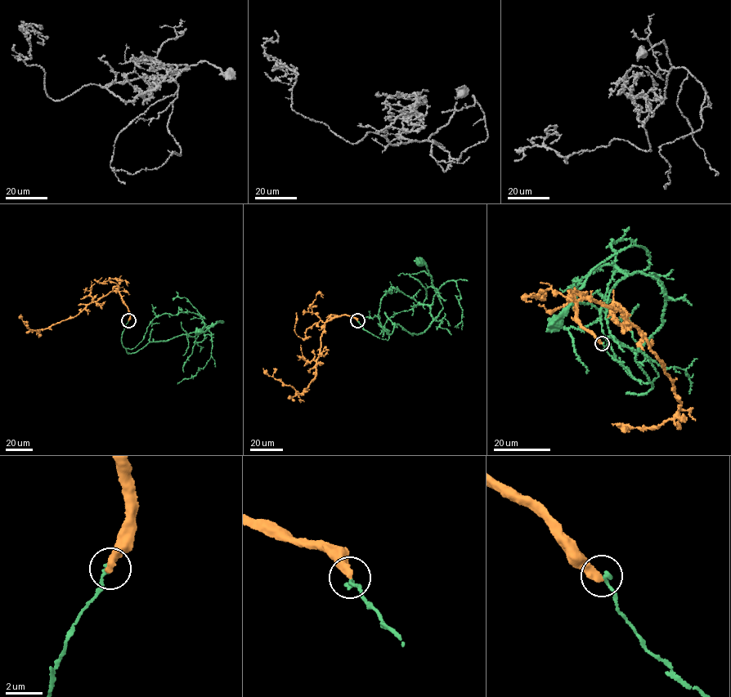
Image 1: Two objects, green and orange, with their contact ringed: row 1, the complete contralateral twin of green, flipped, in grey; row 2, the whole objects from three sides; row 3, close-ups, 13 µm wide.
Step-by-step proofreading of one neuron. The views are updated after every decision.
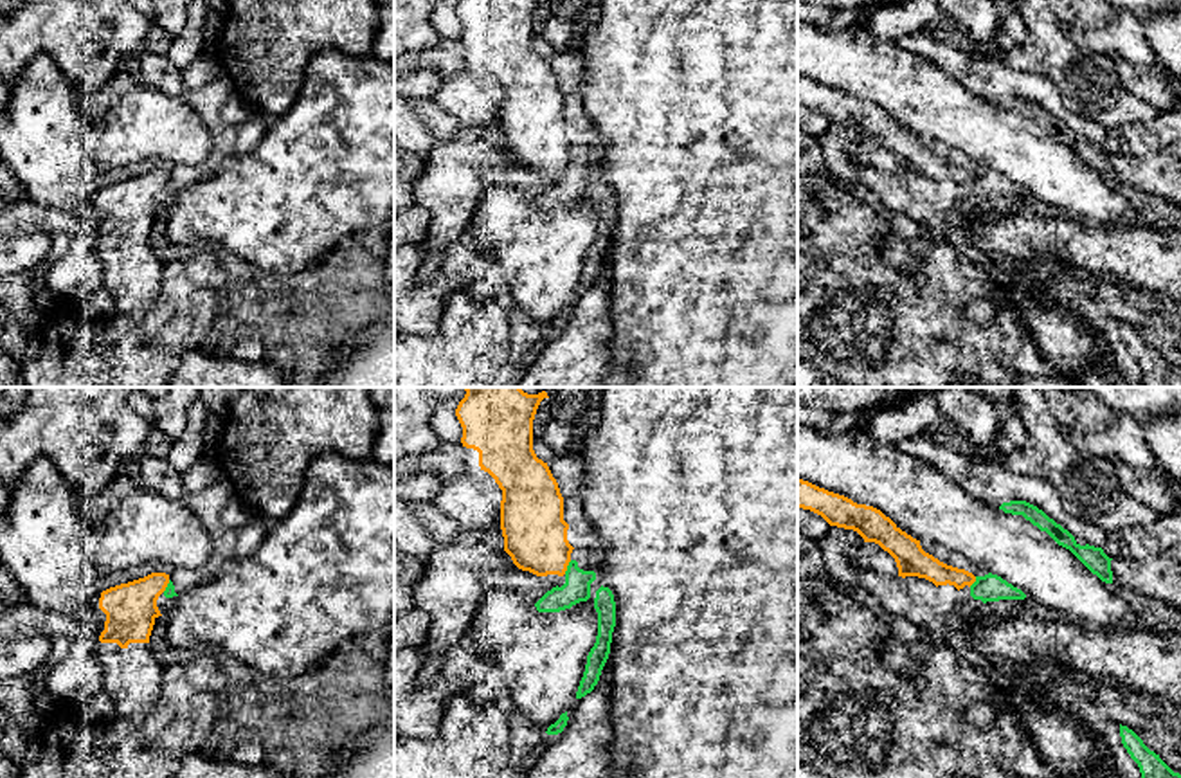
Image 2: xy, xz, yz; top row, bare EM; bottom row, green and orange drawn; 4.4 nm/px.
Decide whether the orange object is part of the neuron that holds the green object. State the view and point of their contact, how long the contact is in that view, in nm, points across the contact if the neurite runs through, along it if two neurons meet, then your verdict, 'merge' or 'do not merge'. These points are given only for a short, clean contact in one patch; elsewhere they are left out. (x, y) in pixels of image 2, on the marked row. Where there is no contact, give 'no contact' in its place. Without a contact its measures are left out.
meets green in xz at (567, 568); contact 70 nm long; border along xz (571, 560), (564, 573); do not merge

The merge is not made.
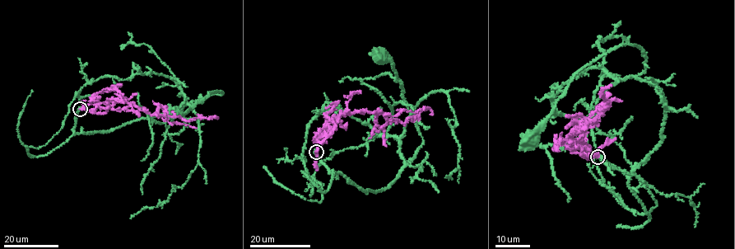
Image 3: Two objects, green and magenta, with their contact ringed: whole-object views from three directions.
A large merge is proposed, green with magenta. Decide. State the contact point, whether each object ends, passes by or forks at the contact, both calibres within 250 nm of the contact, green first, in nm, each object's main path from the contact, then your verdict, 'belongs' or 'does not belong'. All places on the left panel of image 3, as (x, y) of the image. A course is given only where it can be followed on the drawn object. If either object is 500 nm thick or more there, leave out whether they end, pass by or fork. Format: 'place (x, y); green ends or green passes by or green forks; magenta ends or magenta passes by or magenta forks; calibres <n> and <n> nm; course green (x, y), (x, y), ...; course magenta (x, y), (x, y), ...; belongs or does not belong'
place (80, 109); green passes by; magenta passes by; calibres 480 and 300 nm; course green (80, 109), (75, 132), (100, 132), (179, 111), (212, 93), (223, 93), (213, 91), (183, 114), (170, 115); course magenta (80, 109), (104, 112), (117, 101), (122, 101), (152, 115), (177, 117), (186, 121), (216, 117); belongs

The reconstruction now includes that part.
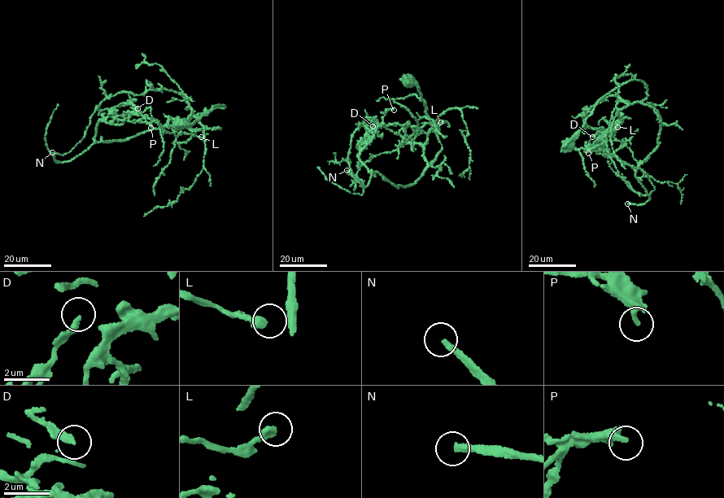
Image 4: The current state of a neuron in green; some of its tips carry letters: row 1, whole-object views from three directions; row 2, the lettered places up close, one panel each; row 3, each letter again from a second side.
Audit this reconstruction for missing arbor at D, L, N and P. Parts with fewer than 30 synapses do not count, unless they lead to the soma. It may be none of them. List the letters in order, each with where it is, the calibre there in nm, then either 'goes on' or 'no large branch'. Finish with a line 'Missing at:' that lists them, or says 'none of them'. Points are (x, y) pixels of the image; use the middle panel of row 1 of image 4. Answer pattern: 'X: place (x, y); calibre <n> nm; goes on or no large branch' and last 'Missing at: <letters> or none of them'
D: place (372, 126); calibre 280 nm; no large branch
L: place (440, 122); calibre 360 nm; no large branch
N: place (346, 170); calibre 280 nm; goes on
P: place (394, 110); calibre 340 nm; no large branch
Missing at: N

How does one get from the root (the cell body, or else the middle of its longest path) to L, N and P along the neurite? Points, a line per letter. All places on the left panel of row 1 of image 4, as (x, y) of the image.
L: (179, 126), (224, 107), (123, 140), (94, 137), (100, 121), (119, 124), (137, 114), (201, 137)
N: (179, 126), (224, 107), (185, 124), (96, 141), (63, 162), (55, 161), (52, 152)
P: (179, 126), (224, 107), (185, 124), (95, 141), (97, 124), (108, 116), (134, 122), (143, 118), (150, 128)

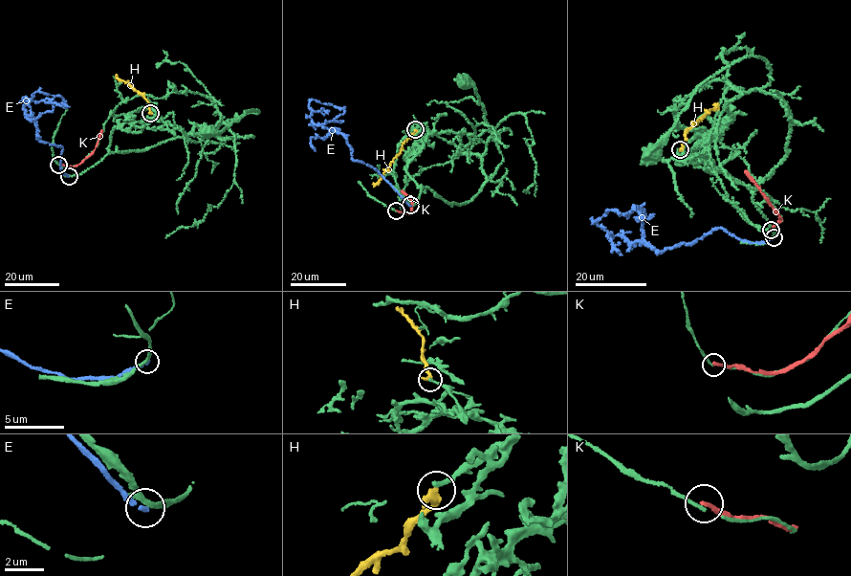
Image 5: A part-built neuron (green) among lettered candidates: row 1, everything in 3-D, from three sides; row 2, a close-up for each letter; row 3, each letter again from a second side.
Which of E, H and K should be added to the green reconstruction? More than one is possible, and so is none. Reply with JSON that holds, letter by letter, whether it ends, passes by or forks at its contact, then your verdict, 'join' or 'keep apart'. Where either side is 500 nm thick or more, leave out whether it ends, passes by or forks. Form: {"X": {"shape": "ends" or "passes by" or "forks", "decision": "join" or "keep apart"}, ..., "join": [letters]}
{"E": {"shape": "ends", "decision": "keep apart"}, "H": {"shape": "ends", "decision": "join"}, "K": {"shape": "ends", "decision": "keep apart"}, "join": ["H"]}

